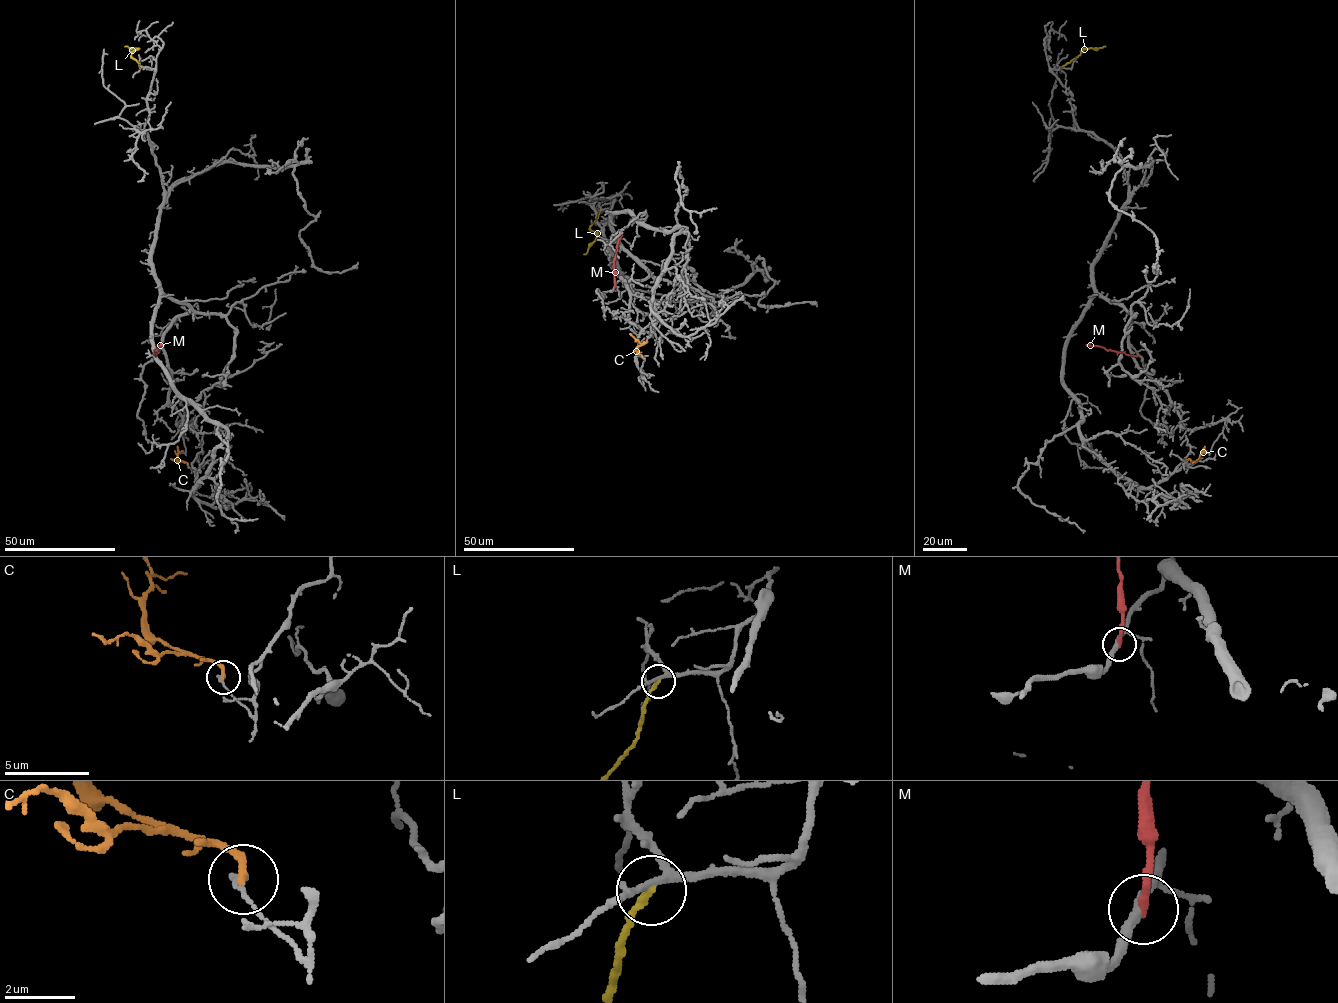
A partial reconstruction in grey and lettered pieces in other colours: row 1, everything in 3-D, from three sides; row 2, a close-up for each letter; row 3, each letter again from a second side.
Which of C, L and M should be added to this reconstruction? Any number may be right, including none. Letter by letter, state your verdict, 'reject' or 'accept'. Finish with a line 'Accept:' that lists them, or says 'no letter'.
C: reject
L: reject
M: reject
Accept: no letter

